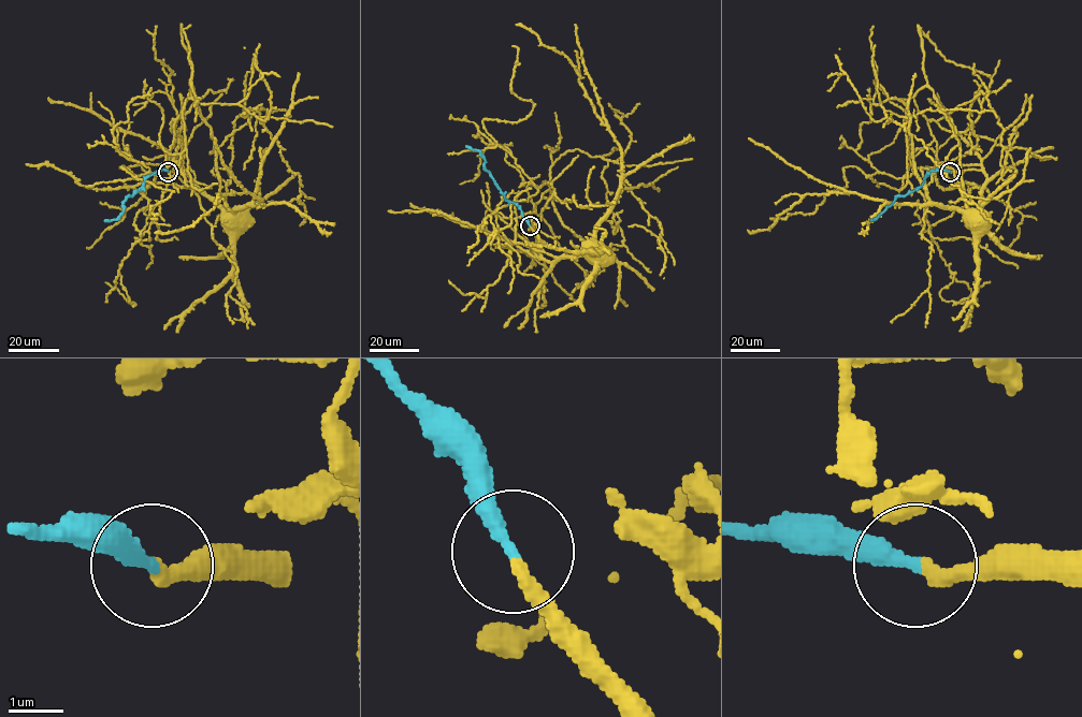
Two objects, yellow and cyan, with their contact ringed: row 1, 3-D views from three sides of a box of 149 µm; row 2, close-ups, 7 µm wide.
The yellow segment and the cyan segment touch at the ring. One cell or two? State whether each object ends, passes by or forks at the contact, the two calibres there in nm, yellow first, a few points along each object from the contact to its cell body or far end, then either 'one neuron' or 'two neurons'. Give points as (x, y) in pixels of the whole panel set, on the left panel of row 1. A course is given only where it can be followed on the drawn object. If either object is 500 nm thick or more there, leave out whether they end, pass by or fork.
yellow ends; cyan ends; calibres 280 and 280 nm; course yellow (168, 171), (182, 170), (231, 220), (237, 220); course cyan (168, 171), (157, 171), (149, 175), (127, 198), (123, 214), (116, 219), (104, 220); one neuron

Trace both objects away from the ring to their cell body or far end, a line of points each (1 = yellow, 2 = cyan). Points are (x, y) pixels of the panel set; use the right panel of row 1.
1: (950, 171), (978, 170), (986, 177), (976, 220)
2: (950, 171), (932, 171), (920, 187), (898, 195), (870, 220)

